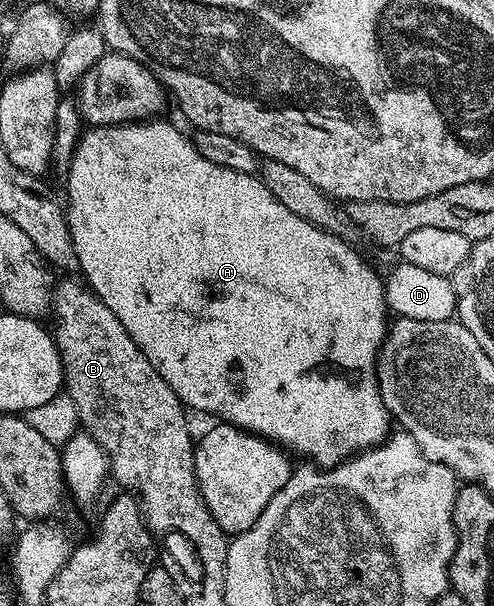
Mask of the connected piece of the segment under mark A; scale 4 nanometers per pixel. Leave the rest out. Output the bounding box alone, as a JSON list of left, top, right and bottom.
[64,118,392,468]

